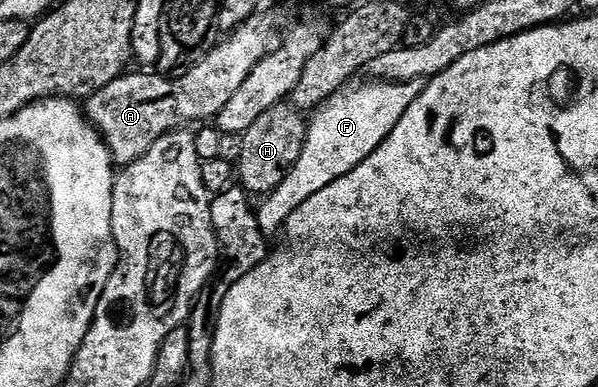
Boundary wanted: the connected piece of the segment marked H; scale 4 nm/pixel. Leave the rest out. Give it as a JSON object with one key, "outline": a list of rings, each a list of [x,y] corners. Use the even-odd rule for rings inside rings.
{"outline":[[[289,104],[273,106],[261,114],[252,128],[241,134],[243,148],[236,163],[236,178],[242,189],[251,196],[268,196],[280,188],[280,184],[284,184],[284,176],[288,176],[296,160],[300,160],[307,129],[308,122],[303,111],[295,110]]]}

